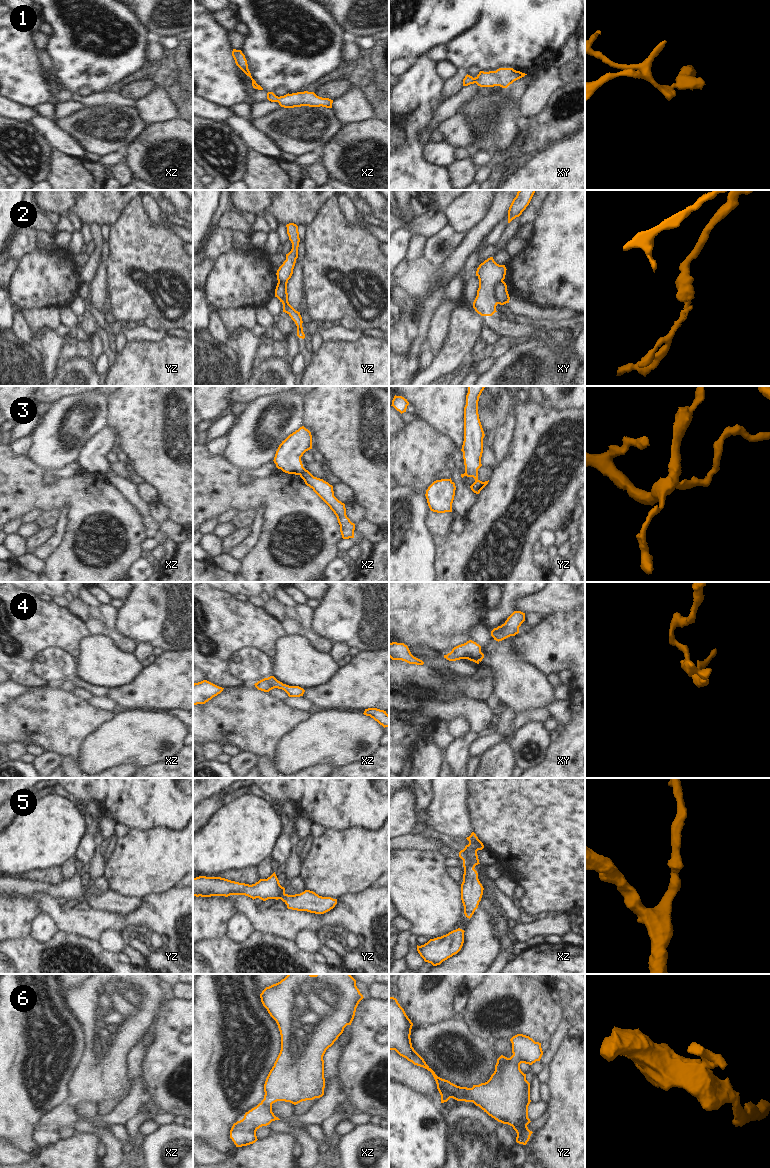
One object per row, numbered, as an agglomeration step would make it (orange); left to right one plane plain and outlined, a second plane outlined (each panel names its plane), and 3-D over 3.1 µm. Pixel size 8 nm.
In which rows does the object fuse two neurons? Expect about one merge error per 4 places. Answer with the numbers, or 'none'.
2, 3.

